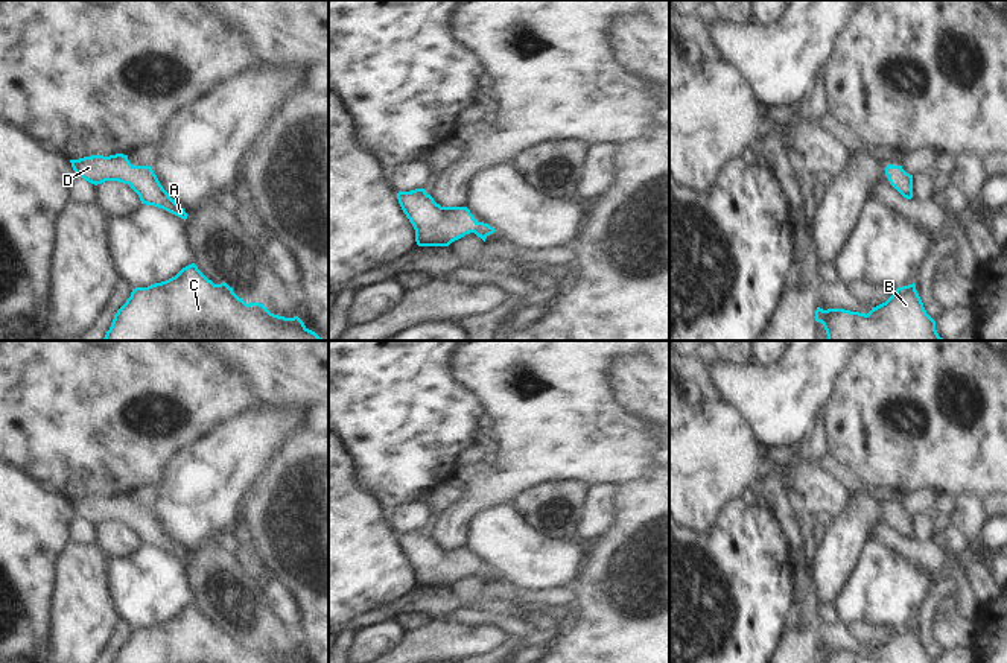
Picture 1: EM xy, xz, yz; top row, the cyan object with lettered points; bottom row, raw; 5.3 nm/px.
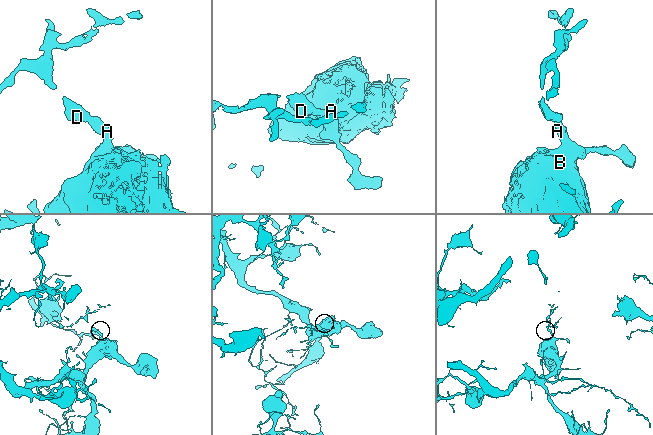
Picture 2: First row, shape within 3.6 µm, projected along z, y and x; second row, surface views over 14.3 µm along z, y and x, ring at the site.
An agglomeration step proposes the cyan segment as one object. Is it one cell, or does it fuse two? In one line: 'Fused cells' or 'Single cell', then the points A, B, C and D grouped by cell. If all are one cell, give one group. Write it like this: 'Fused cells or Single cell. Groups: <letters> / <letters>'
Single cell. Groups: A B C D.

